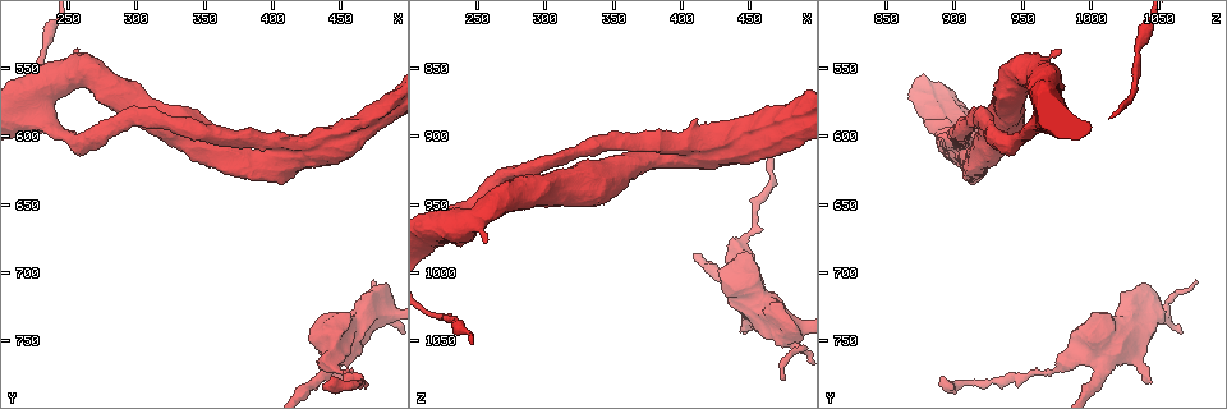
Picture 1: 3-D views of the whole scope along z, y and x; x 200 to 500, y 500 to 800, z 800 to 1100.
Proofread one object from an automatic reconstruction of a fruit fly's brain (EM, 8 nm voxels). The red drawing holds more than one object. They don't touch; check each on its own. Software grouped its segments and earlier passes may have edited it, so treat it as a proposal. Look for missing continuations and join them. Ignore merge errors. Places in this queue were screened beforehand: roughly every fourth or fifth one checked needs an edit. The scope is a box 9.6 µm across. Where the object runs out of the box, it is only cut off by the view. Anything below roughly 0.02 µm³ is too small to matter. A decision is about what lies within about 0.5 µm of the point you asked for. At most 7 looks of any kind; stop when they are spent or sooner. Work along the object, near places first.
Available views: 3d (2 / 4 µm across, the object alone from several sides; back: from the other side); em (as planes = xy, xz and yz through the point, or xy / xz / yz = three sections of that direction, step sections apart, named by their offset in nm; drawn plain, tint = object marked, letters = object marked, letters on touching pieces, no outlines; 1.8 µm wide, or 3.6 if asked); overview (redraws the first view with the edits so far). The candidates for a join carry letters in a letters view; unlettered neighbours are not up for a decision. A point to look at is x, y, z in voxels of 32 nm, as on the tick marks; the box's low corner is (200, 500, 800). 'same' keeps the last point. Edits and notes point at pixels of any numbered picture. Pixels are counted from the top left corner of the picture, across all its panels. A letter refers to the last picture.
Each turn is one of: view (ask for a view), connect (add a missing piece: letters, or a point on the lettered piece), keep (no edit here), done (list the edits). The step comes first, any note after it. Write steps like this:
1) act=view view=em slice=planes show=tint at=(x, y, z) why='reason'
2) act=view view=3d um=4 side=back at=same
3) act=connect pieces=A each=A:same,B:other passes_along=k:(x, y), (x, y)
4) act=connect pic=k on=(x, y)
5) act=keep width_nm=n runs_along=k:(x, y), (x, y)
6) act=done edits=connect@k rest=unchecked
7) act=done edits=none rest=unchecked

act=view view=em slice=yz step=4 show=letters at=(472, 706, 1078)

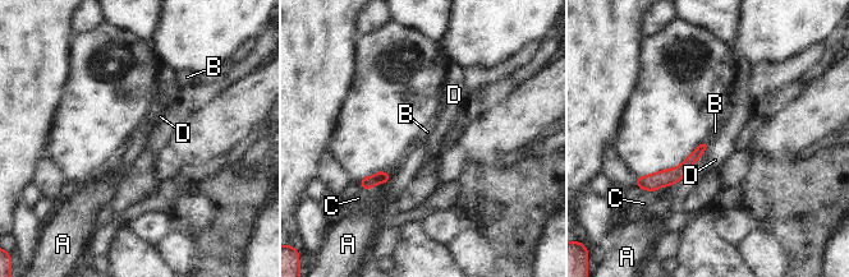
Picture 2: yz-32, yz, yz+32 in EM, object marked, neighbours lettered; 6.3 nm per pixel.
act=connect pieces=B each=A:other,B:same,C:other,D:other passes_along=2:(682, 170), (706, 142), (715, 132) found='the neuron continues'

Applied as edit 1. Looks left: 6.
act=view view=em slice=planes show=tint at=(438, 782, 894) why='an open end'

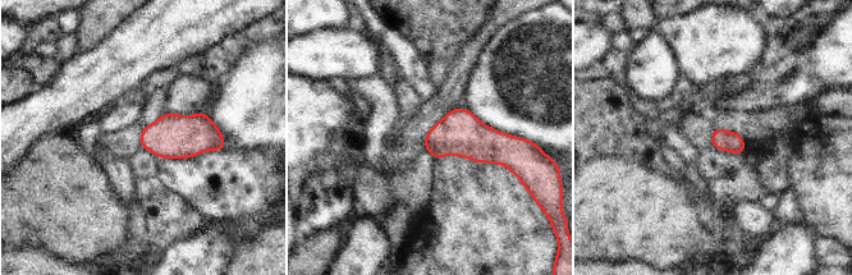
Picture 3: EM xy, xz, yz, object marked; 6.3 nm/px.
act=view view=em slice=planes show=letters at=same why='see the neighbours'

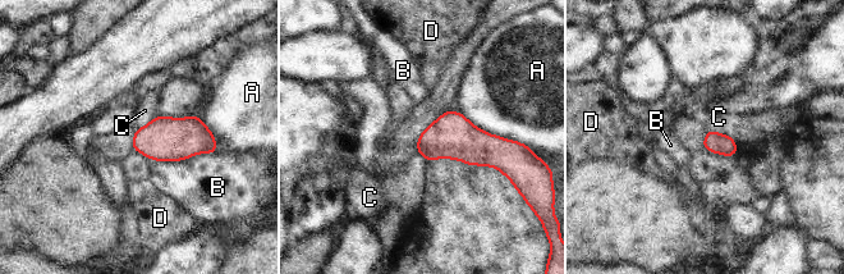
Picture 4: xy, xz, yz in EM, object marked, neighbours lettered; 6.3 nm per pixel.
act=keep longest_contact=B:380nm each=A:other,B:other,C:other,D:other found='no lettered piece goes on from it'

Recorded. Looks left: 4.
act=view view=3d um=4 side=back at=(446, 782, 1044)

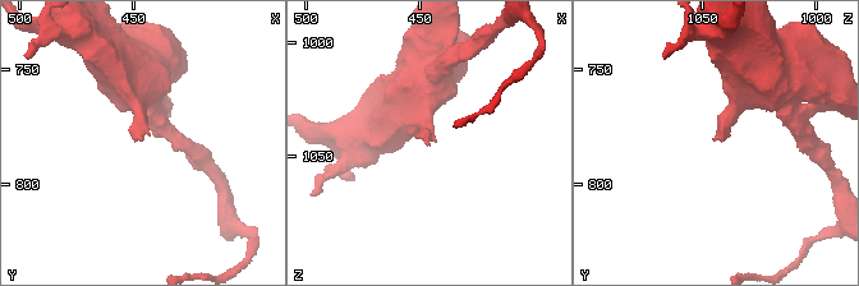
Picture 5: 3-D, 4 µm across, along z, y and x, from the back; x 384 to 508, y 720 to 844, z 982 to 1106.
act=view view=em slice=planes show=letters at=(447, 780, 1044)

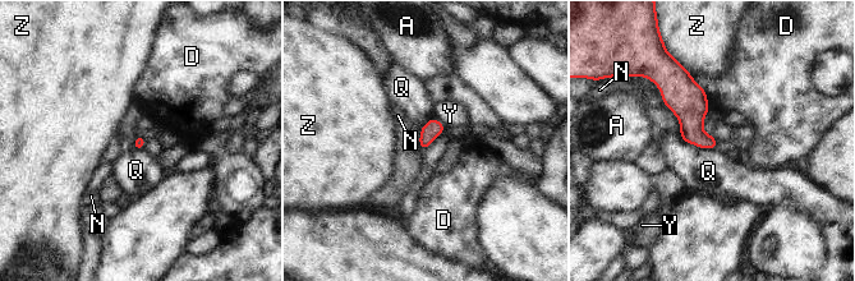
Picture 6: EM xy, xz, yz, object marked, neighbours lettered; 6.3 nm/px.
act=keep longest_contact=Q:260nm each=A:other,D:other,N:other,Q:other,Y:other,Z:other found='none of them fits'

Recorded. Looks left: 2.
act=done edits=connect@2 rest=unchecked

